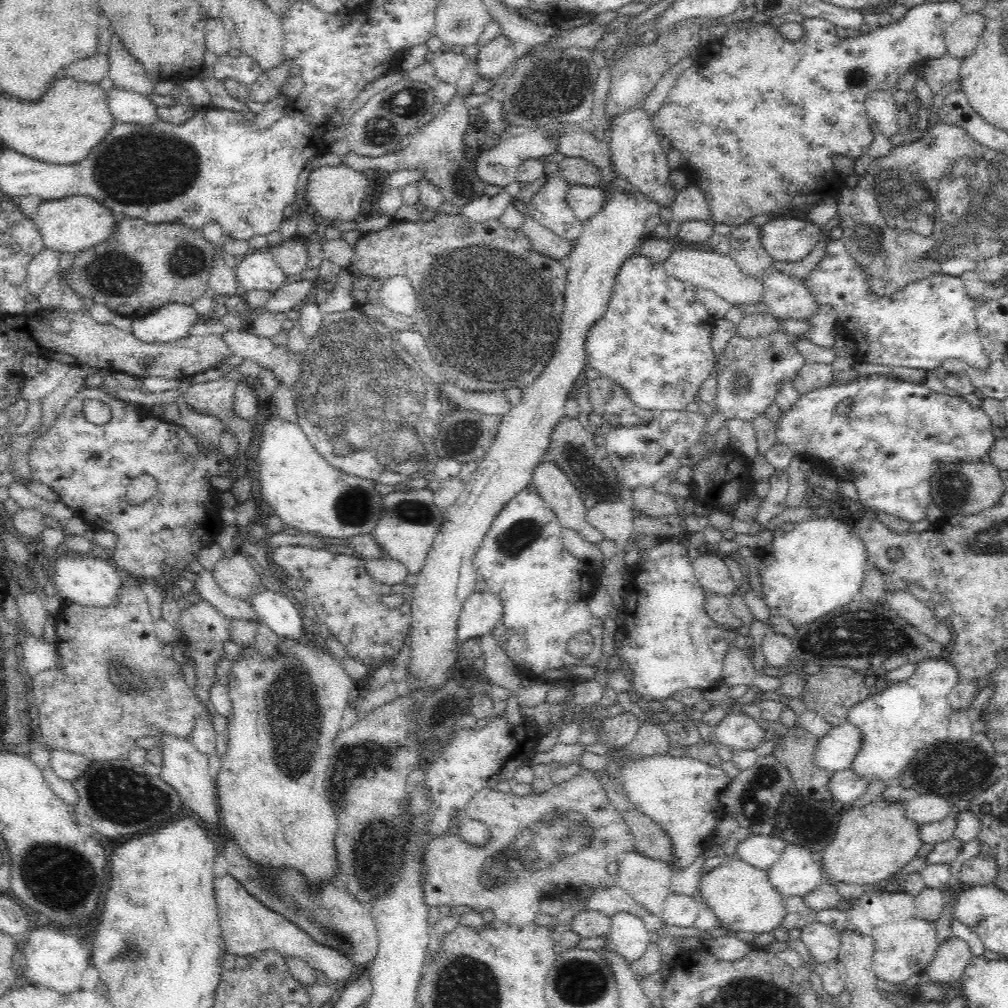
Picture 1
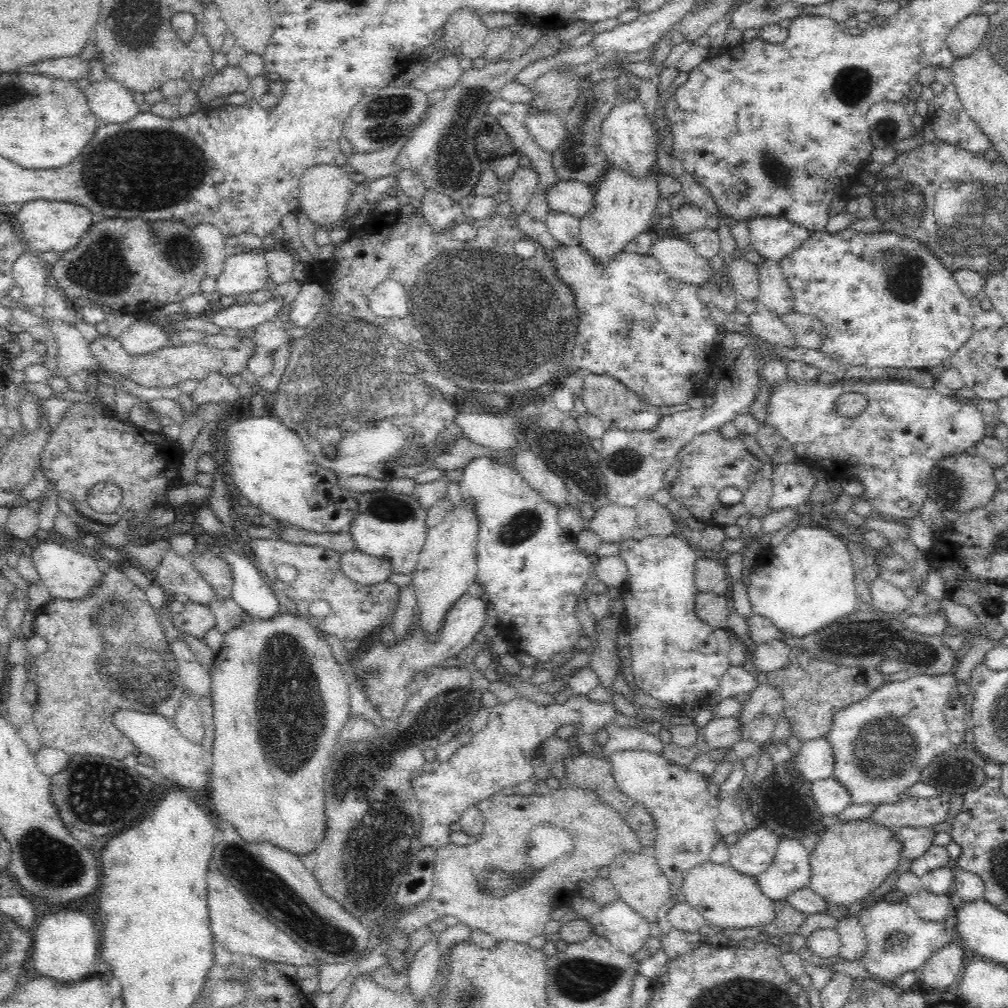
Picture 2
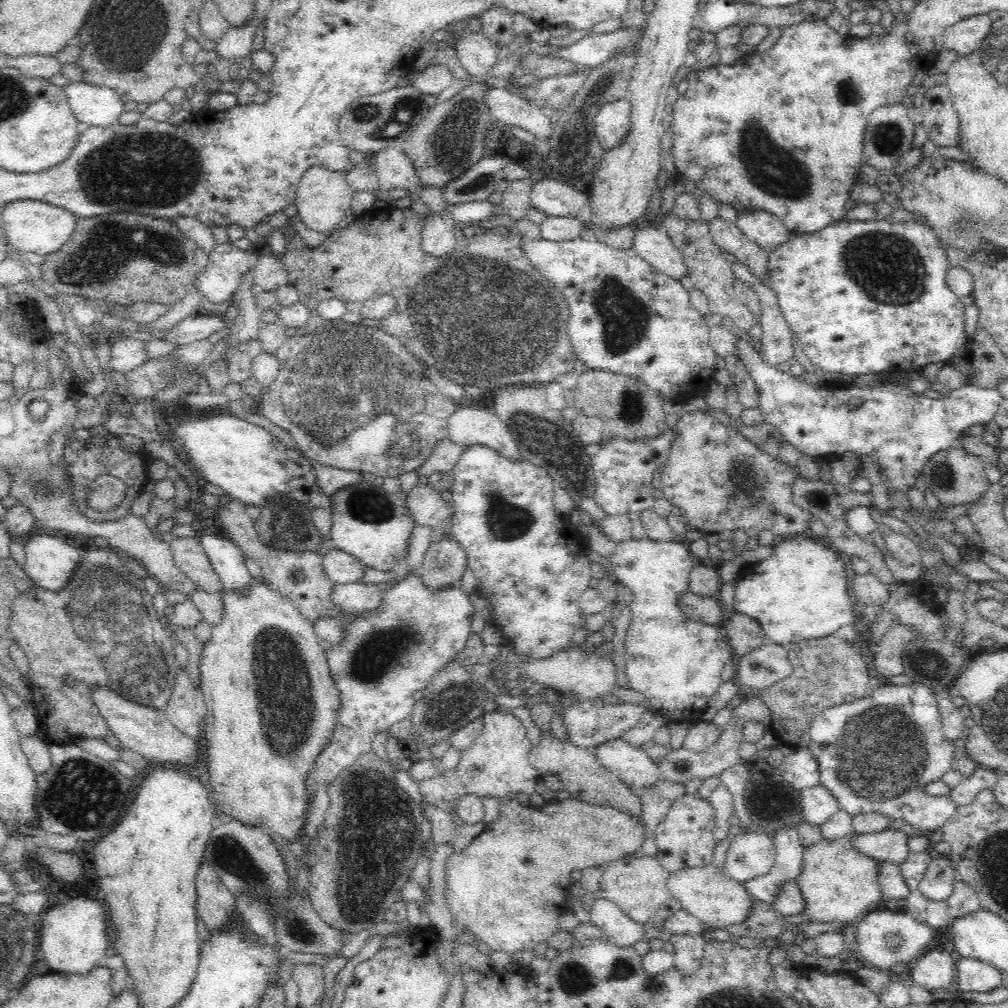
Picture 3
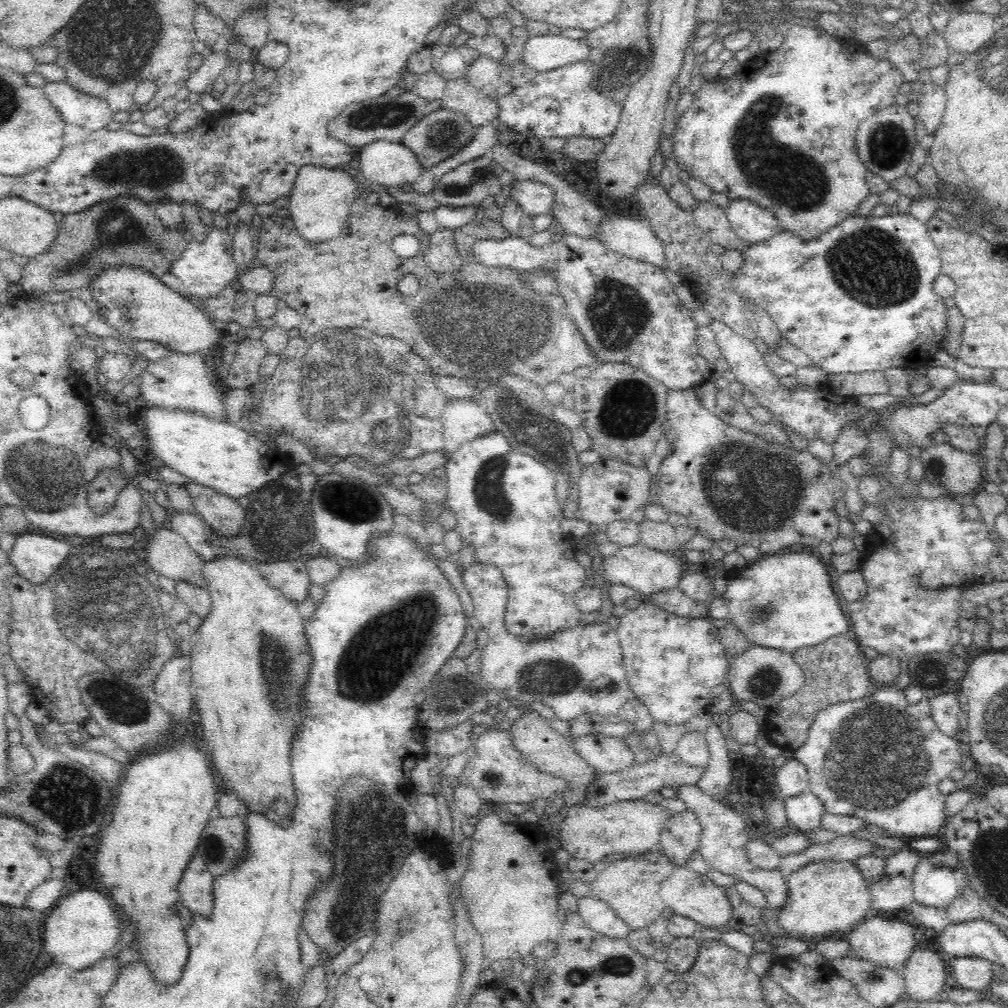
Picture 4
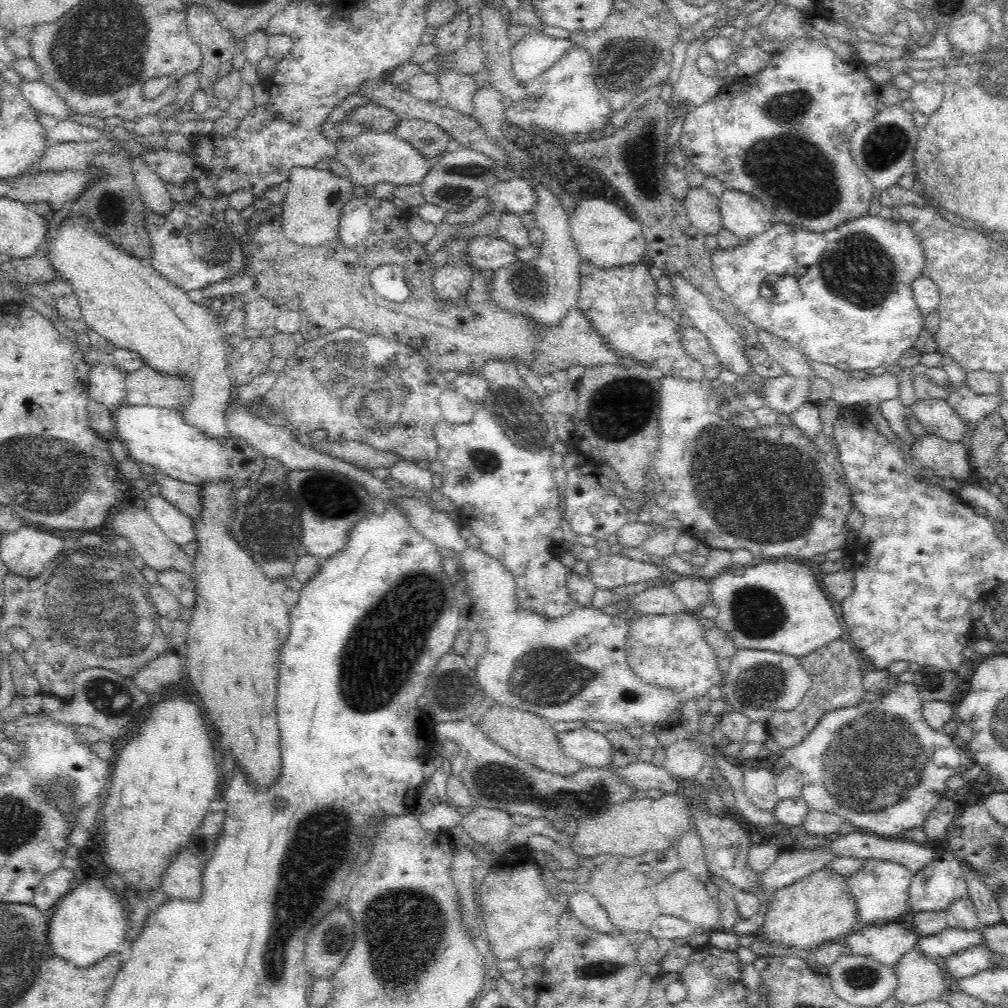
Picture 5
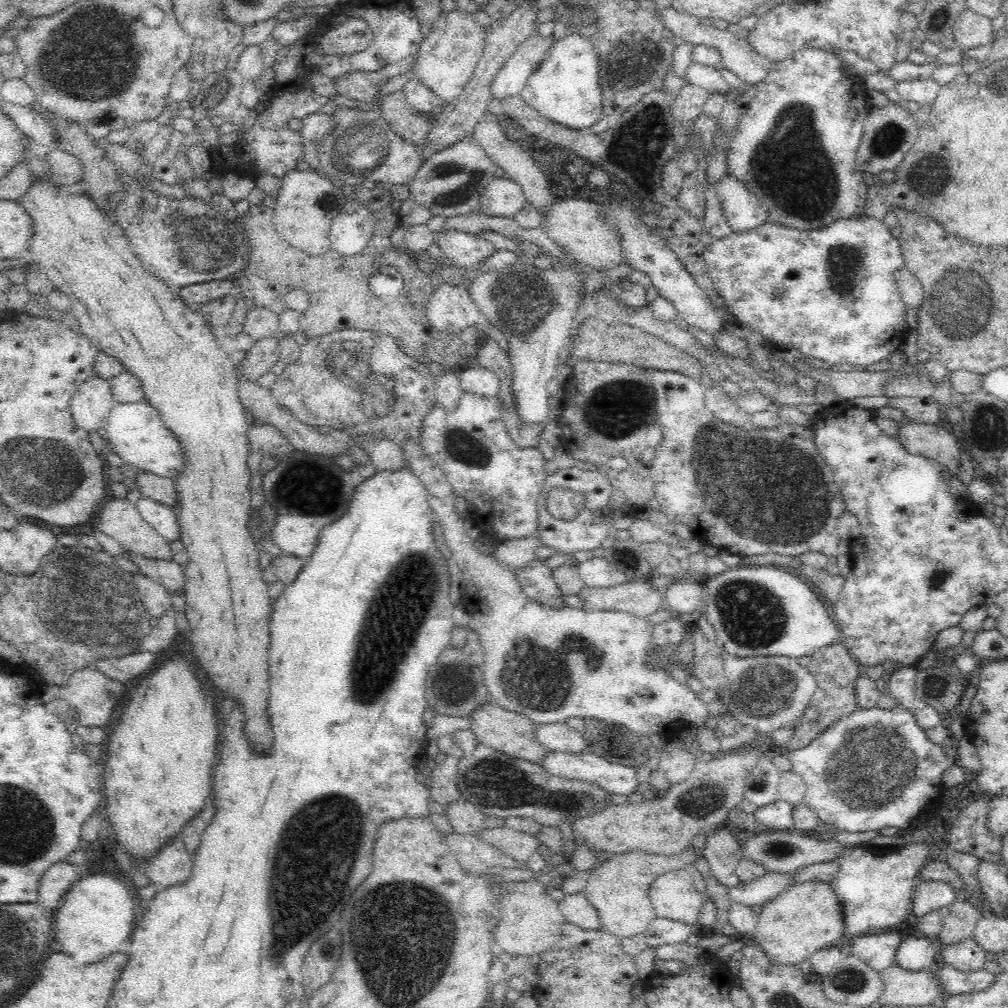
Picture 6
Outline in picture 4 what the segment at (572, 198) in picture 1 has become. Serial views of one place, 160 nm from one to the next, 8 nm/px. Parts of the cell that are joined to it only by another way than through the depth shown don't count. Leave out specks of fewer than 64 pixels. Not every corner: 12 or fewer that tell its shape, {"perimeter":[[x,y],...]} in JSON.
{"perimeter":[[534,181],[511,186],[528,218],[551,214],[552,188]]}

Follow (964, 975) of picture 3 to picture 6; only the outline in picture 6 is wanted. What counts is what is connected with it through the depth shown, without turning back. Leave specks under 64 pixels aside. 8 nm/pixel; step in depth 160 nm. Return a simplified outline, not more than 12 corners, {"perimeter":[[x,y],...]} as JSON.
{"perimeter":[[973,937],[946,945],[943,962],[962,972],[983,968],[989,954]]}

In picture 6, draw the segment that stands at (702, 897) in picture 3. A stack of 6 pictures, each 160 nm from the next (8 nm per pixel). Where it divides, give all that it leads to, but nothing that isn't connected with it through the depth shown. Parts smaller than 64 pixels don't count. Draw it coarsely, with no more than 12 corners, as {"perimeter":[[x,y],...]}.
{"perimeter":[[685,869],[648,892],[658,917],[697,923],[702,895]]}

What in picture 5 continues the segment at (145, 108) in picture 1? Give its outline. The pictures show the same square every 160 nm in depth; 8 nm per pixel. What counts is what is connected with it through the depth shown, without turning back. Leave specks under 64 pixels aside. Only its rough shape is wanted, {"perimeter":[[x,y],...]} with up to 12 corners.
{"perimeter":[[41,80],[15,88],[38,113],[58,119],[74,114]]}

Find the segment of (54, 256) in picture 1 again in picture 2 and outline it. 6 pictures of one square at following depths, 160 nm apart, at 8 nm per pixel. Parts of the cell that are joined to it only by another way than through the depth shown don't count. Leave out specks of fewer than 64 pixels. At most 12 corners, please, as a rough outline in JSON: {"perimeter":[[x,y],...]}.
{"perimeter":[[27,251],[12,264],[26,308],[43,306],[48,265]]}

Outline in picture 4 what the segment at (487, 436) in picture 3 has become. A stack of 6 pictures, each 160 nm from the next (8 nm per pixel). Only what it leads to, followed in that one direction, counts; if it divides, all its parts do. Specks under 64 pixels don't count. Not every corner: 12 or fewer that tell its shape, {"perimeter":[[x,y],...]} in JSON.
{"perimeter":[[449,399],[441,419],[442,451],[495,431],[490,415],[469,399]]}

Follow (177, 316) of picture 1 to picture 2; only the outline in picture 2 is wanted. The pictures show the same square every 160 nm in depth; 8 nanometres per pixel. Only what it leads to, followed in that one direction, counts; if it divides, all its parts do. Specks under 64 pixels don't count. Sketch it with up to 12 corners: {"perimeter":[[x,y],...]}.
{"perimeter":[[137,320],[119,335],[130,355],[145,355],[168,342],[165,323]]}

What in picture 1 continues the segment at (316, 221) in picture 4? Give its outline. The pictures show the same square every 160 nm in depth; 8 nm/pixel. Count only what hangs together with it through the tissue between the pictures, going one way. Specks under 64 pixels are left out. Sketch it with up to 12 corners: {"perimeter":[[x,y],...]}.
{"perimeter":[[320,166],[307,208],[322,220],[357,221],[373,176]]}

